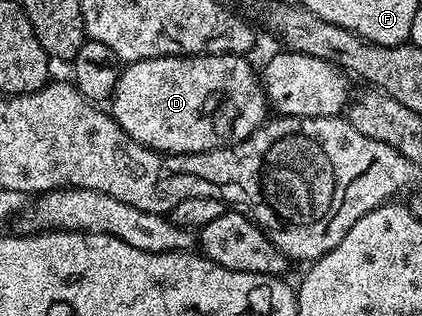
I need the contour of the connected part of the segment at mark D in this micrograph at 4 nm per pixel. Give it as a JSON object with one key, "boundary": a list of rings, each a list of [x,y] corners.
{"boundary":[[[197,53],[183,57],[151,57],[125,64],[119,70],[116,89],[110,98],[111,115],[126,135],[159,153],[205,153],[242,143],[264,124],[270,113],[261,74],[252,70],[248,60],[239,53]]]}

